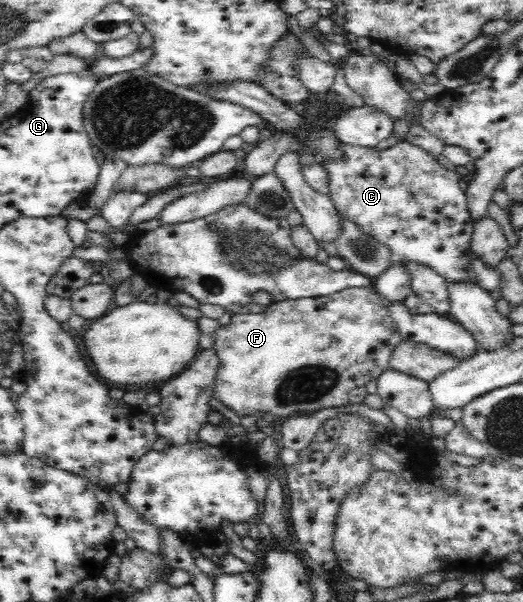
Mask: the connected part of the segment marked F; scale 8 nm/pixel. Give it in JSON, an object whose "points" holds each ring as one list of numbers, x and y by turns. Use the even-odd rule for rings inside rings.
{"points":[[353,287,341,292,330,294,329,296,317,298,298,298,295,301,275,301,272,302,264,311,253,312,251,314,232,315,231,321,227,325,221,325,214,334,212,334,213,347,219,366,217,374,214,378,213,397,219,402,229,407,239,418,255,414,255,412,263,412,266,418,284,420,292,416,305,416,313,414,321,409,335,408,347,404,363,404,364,399,368,396,366,389,367,383,373,378,377,378,381,372,390,368,389,359,396,344,401,342,402,338,397,331,395,321,389,315,389,309,385,304,382,295,377,295,373,289,369,287]]}

